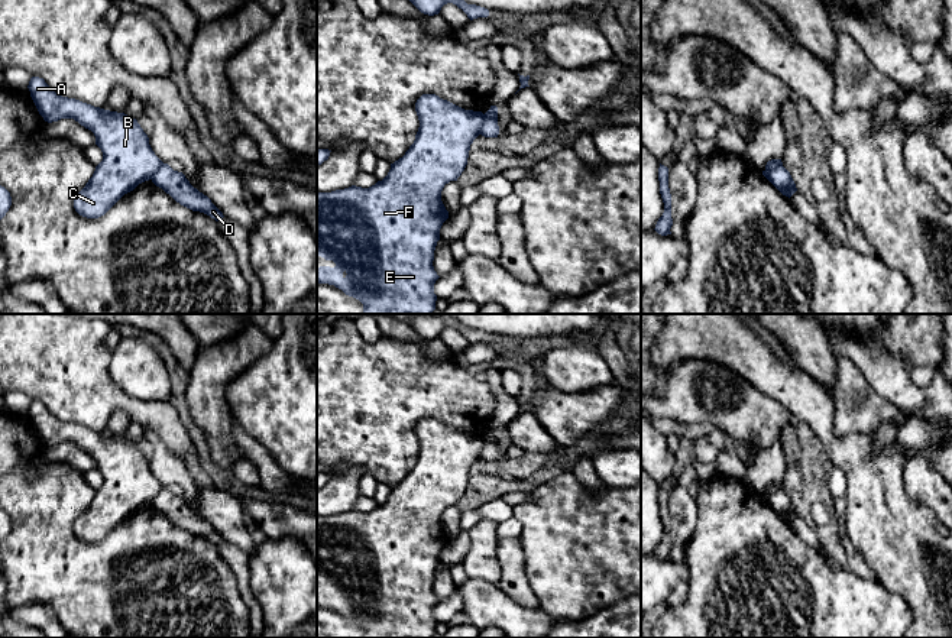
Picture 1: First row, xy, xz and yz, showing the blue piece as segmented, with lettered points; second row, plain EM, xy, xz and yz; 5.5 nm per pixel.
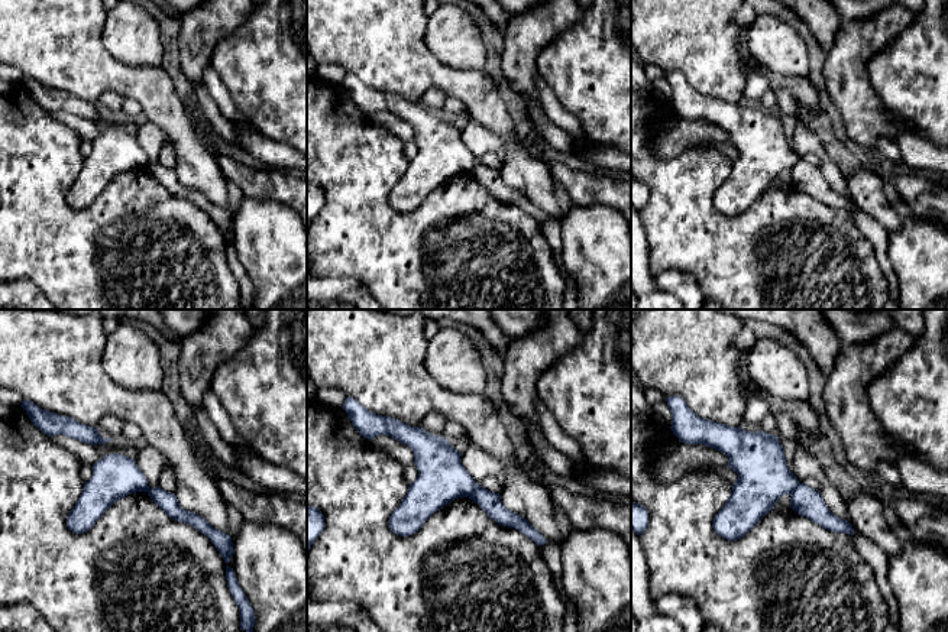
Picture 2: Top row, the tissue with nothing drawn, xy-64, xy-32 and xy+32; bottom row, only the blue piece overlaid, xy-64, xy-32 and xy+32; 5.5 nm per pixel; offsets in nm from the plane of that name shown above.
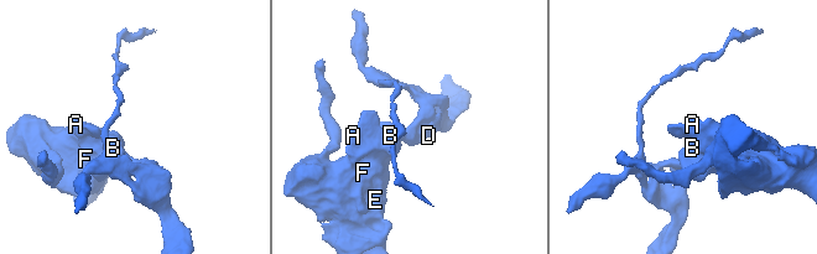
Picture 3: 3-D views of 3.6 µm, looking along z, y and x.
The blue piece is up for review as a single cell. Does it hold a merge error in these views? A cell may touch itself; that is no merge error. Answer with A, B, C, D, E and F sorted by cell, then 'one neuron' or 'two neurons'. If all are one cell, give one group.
groups A B C E F / D; two neurons

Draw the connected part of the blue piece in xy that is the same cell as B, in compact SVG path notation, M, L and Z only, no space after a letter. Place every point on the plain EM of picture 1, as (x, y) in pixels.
M32 401L27 412L45 446L74 443L94 457L95 469L103 476L103 485L74 522L80 540L104 540L124 518L152 503L163 489L136 443L62 421L39 401Z

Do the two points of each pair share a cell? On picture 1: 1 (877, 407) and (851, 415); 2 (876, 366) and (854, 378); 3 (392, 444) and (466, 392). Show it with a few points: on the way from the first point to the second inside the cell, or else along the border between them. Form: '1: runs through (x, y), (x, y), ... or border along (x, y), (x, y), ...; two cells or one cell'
1: runs through (871, 410), (857, 410); one cell
2: border along (838, 356), (847, 356), (865, 381), (884, 398); two cells
3: runs through (402, 424), (433, 394), (446, 394); one cell

